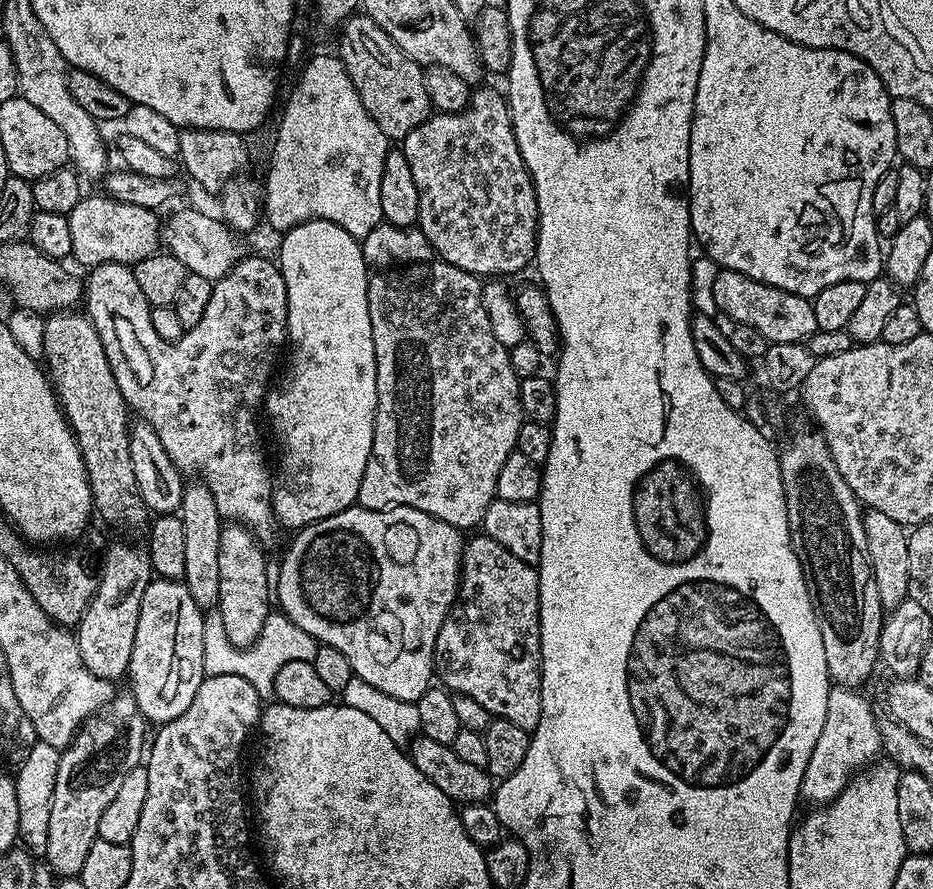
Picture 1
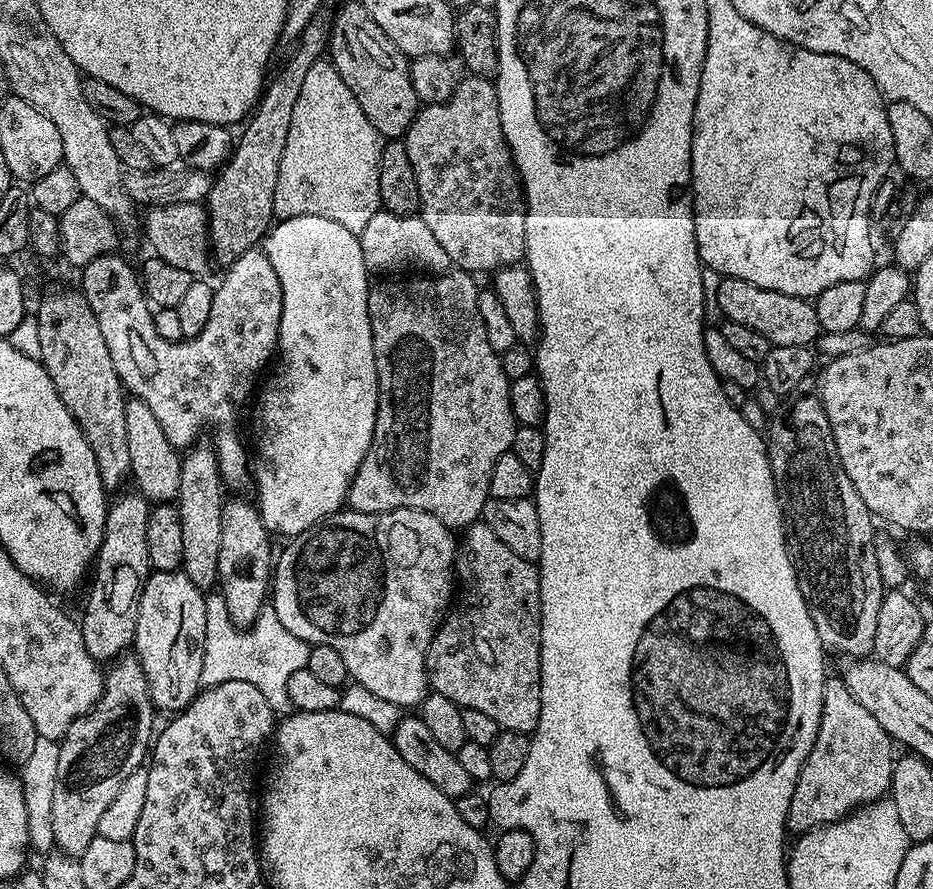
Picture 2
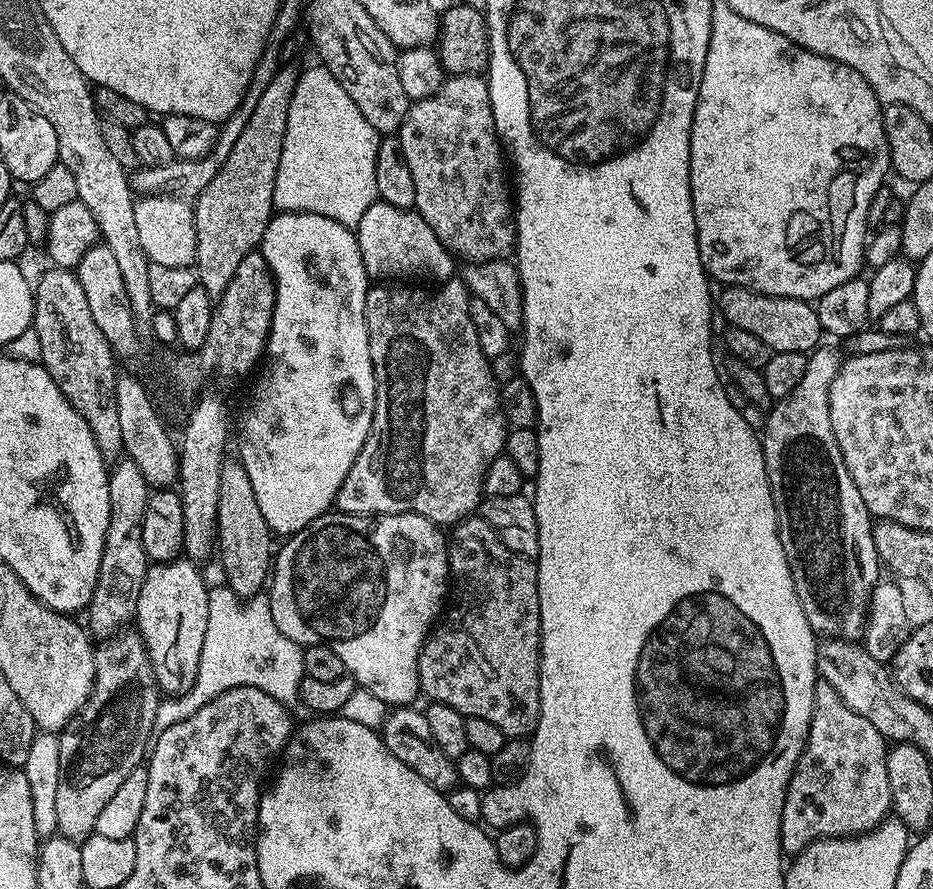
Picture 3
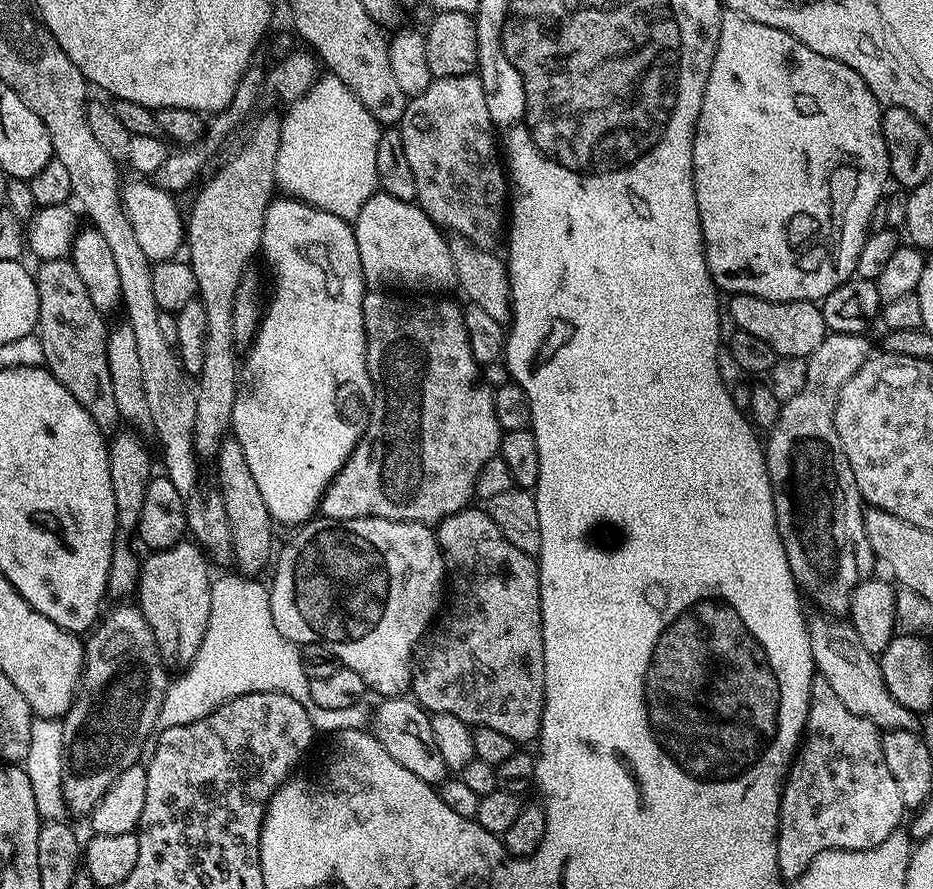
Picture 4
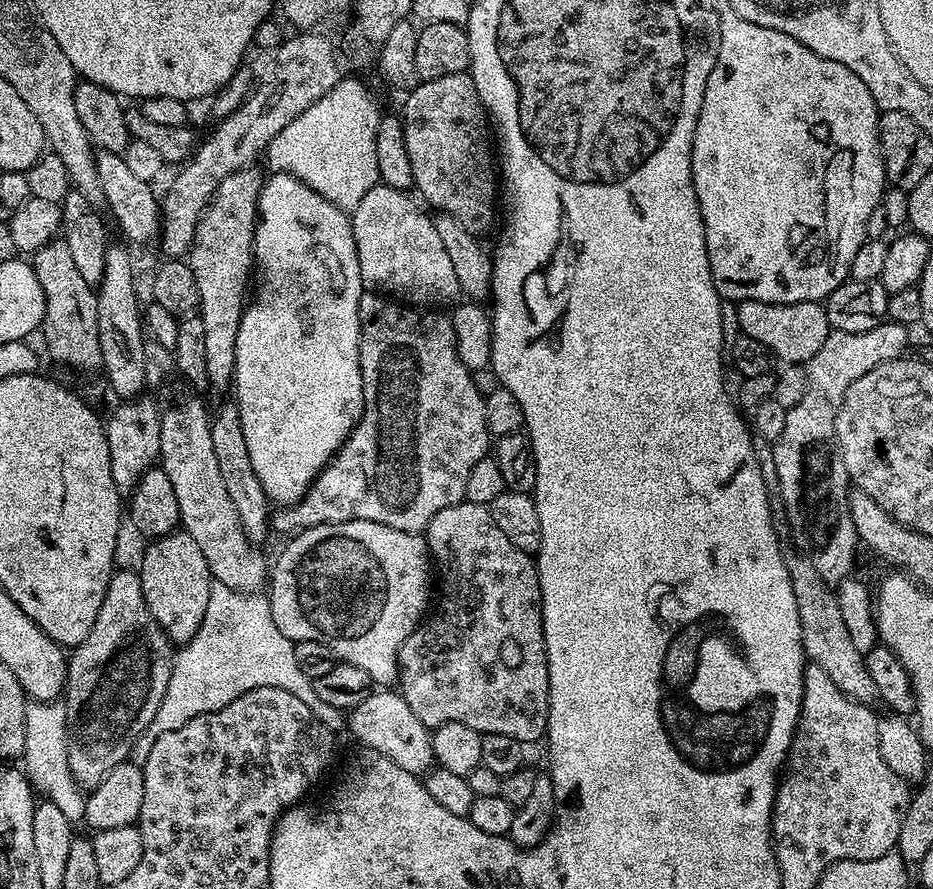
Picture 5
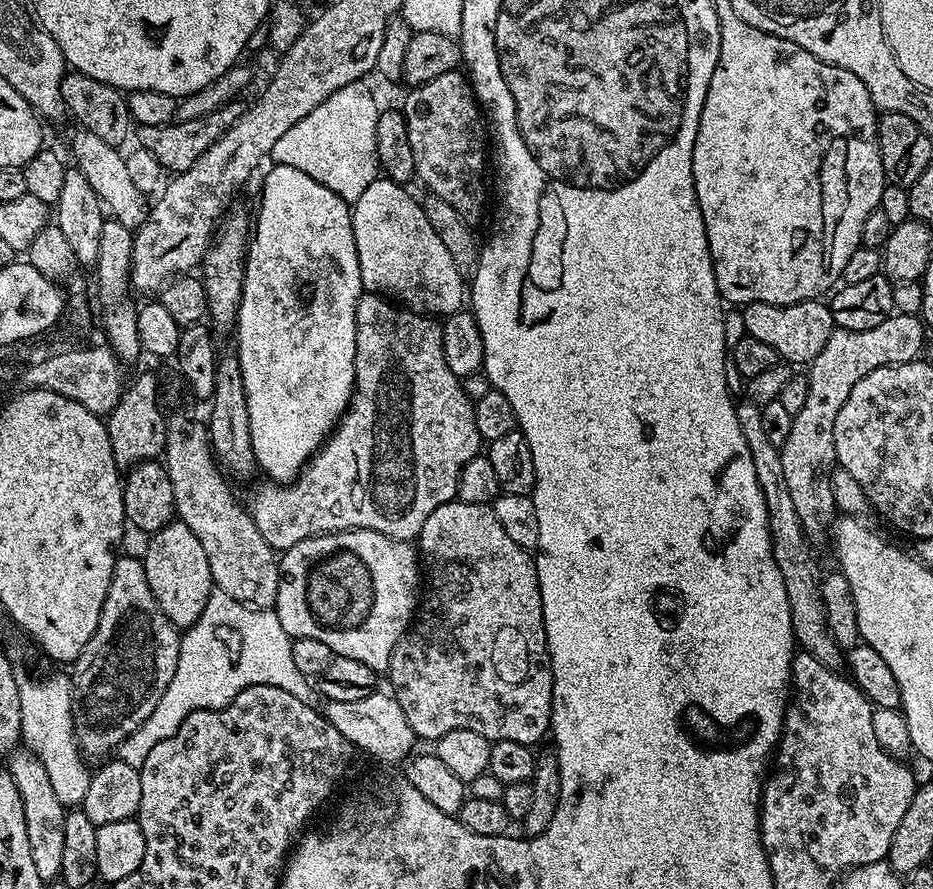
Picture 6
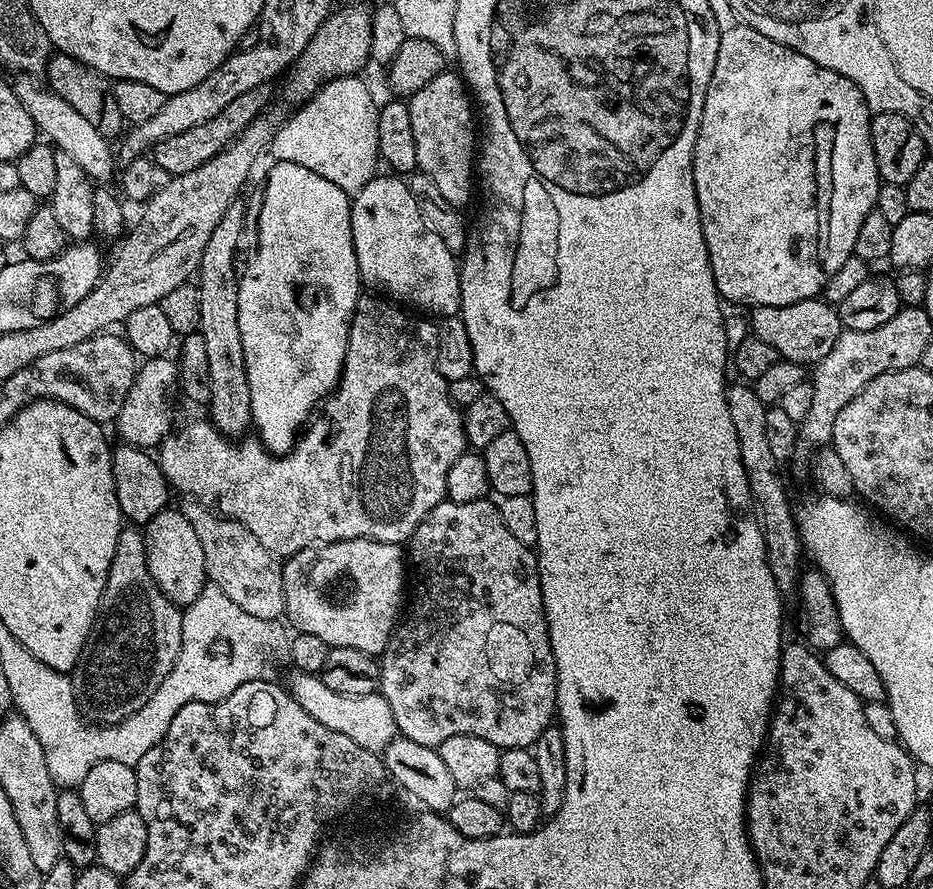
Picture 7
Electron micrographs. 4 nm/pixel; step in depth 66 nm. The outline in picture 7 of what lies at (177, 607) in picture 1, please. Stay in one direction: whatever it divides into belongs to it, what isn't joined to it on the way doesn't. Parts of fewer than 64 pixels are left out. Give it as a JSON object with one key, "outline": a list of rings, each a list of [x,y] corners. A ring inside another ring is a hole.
{"outline":[[[169,506],[162,509],[146,525],[148,542],[148,569],[154,582],[164,591],[164,595],[177,606],[187,606],[200,597],[206,583],[206,558],[202,554],[202,542],[194,526],[183,514]]]}

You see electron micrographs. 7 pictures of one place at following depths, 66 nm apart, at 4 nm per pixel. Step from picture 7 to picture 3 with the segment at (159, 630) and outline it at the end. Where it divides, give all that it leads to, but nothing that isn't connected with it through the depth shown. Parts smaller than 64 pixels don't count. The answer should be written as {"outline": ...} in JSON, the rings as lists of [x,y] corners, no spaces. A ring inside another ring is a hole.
{"outline":[[[121,627],[101,640],[104,641],[97,643],[94,648],[94,678],[90,694],[82,710],[59,733],[60,777],[56,826],[61,835],[77,842],[87,840],[95,833],[98,814],[102,814],[102,809],[106,802],[110,802],[111,795],[118,790],[118,786],[122,786],[122,781],[130,774],[130,770],[145,763],[162,699],[162,689],[156,680],[156,670],[152,665],[148,647],[135,627]]]}

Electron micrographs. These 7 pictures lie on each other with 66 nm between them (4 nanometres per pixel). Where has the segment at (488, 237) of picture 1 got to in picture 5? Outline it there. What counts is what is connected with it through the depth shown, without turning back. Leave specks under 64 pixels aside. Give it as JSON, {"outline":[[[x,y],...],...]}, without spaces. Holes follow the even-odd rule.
{"outline":[[[467,71],[459,72],[458,74],[446,74],[442,78],[434,78],[417,83],[415,87],[407,93],[408,96],[404,100],[404,112],[402,111],[402,119],[404,122],[404,137],[406,138],[406,151],[410,153],[410,170],[414,170],[414,178],[412,183],[415,191],[420,191],[430,203],[436,207],[439,213],[447,216],[453,216],[459,224],[467,232],[473,234],[481,234],[492,224],[492,219],[497,219],[498,216],[498,172],[492,169],[492,144],[494,148],[494,140],[488,137],[488,124],[490,128],[490,117],[480,100],[478,90],[474,86],[471,75]]]}

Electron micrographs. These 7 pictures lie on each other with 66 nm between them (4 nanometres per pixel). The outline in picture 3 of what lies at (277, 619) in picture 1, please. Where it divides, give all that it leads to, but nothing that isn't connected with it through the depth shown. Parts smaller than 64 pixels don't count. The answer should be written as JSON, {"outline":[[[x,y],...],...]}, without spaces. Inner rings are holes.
{"outline":[[[231,586],[223,587],[213,587],[208,593],[206,638],[194,682],[187,691],[161,699],[156,715],[157,733],[190,718],[223,692],[235,688],[257,688],[289,706],[301,699],[300,684],[306,679],[302,666],[304,648],[274,626],[267,595],[245,598]]]}

